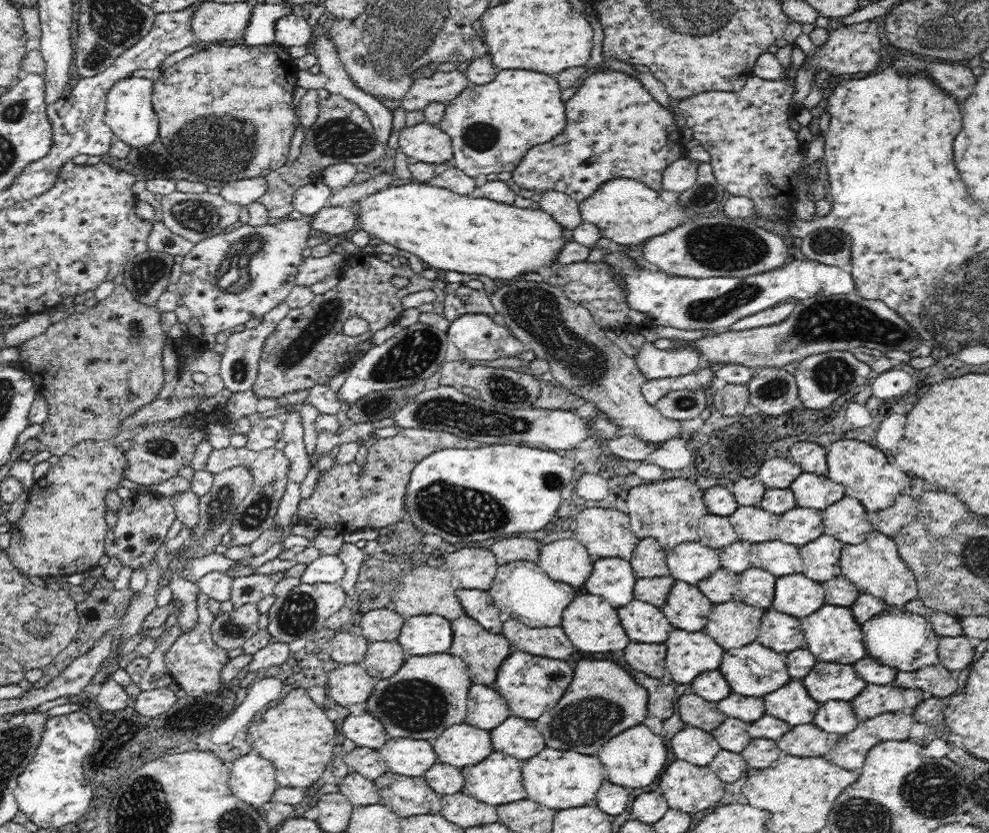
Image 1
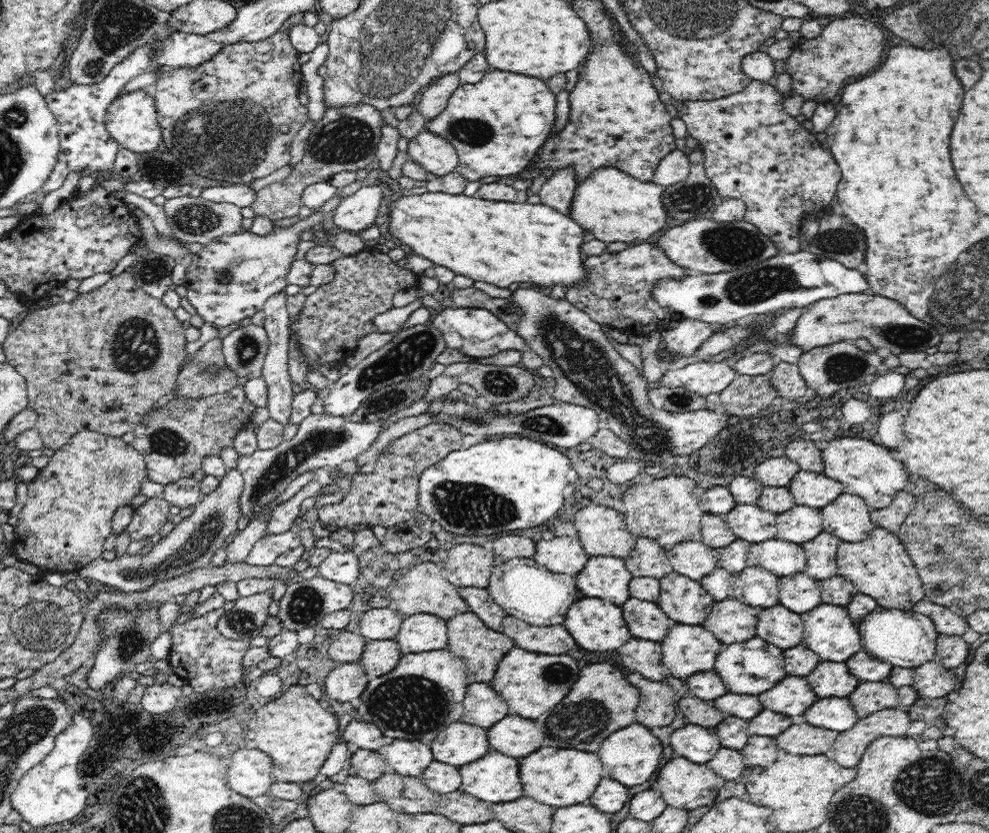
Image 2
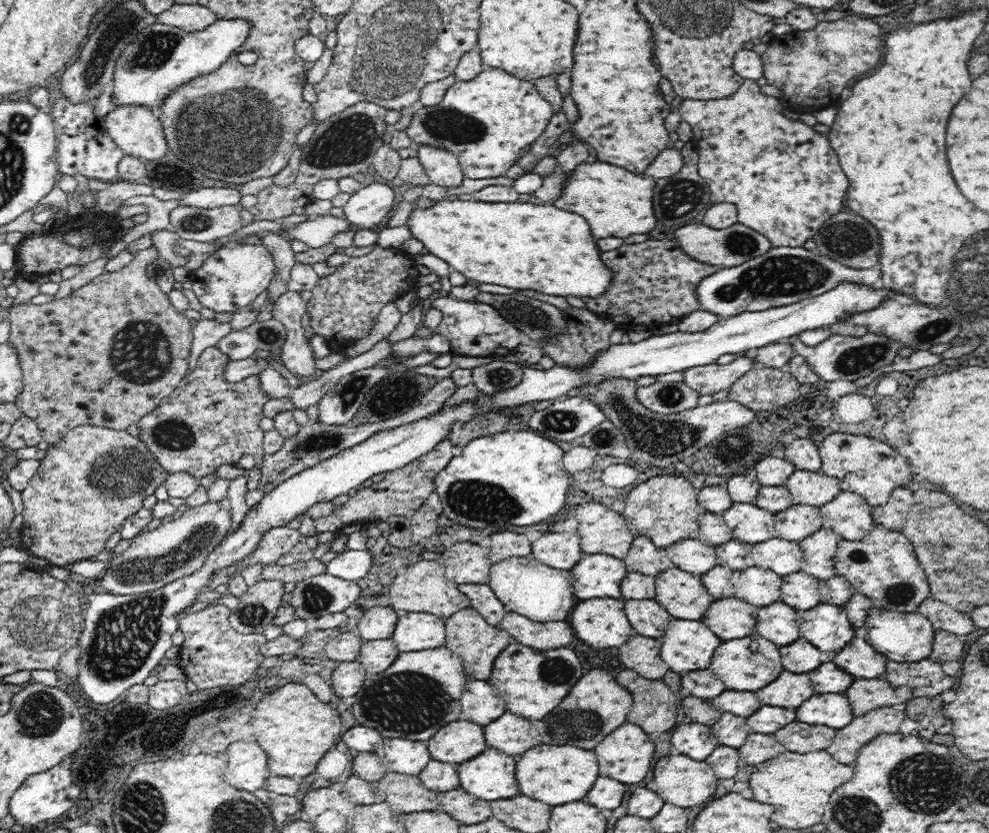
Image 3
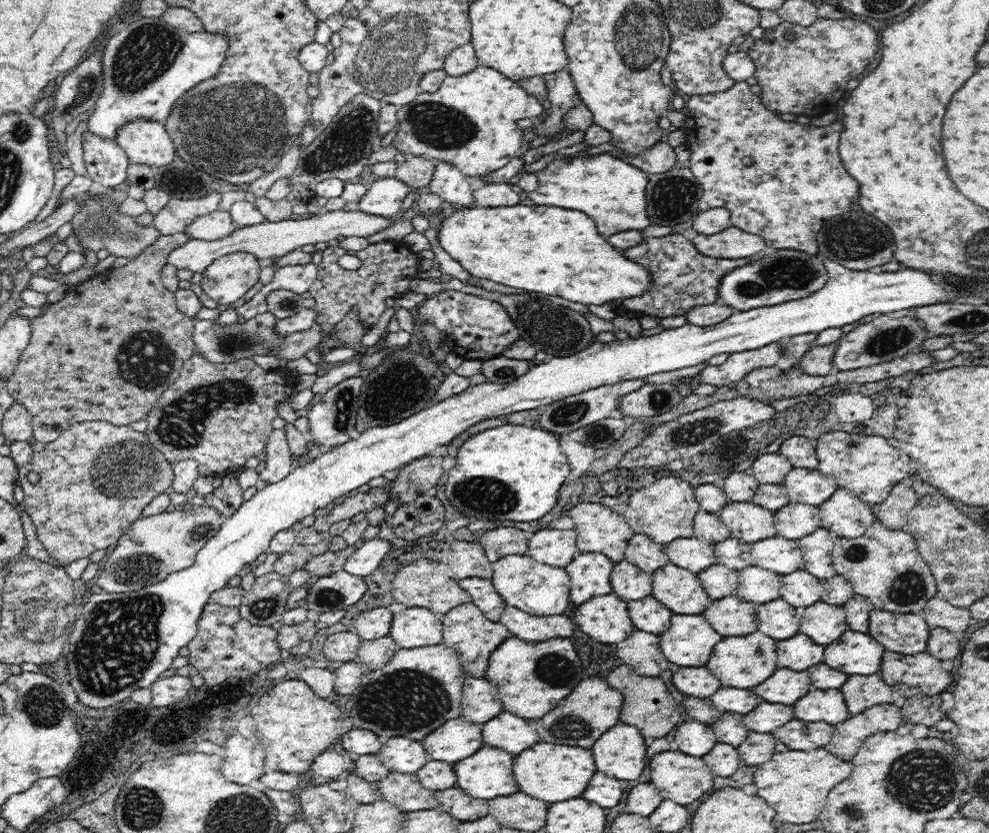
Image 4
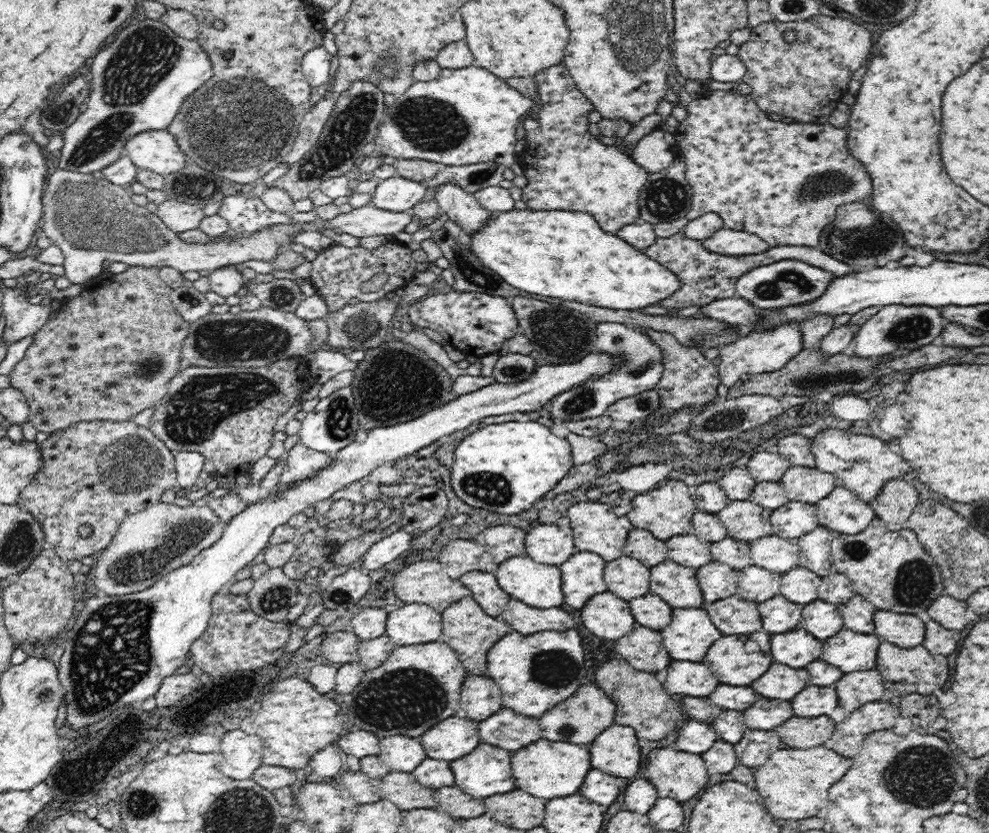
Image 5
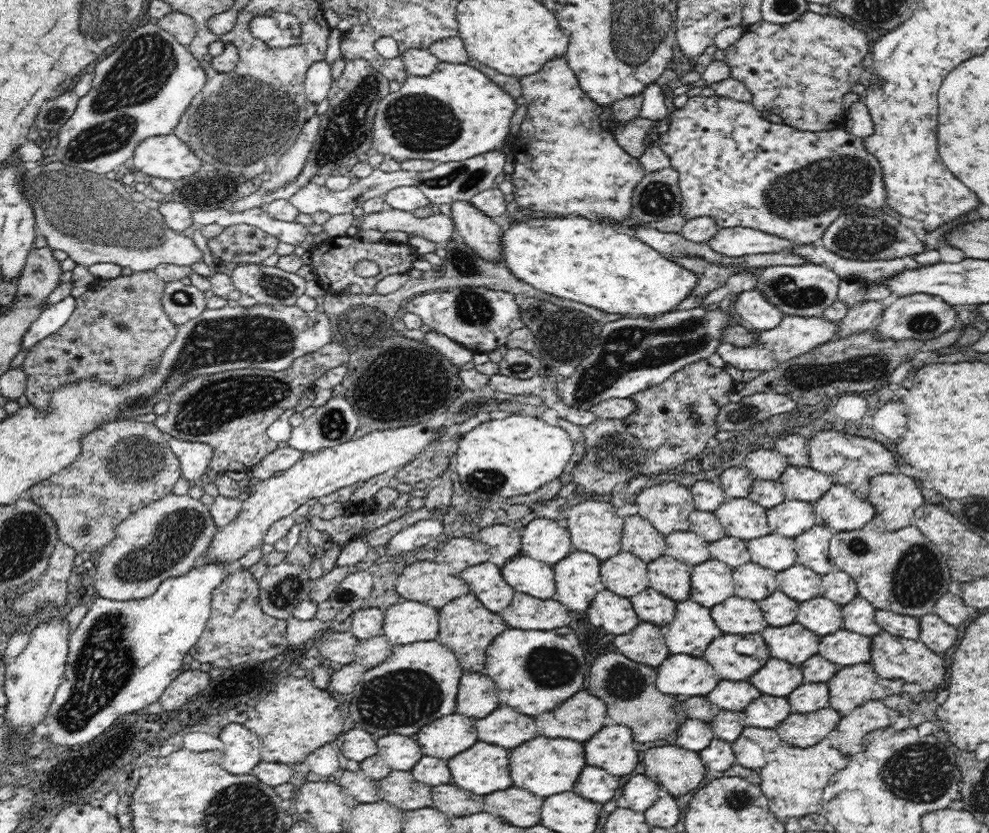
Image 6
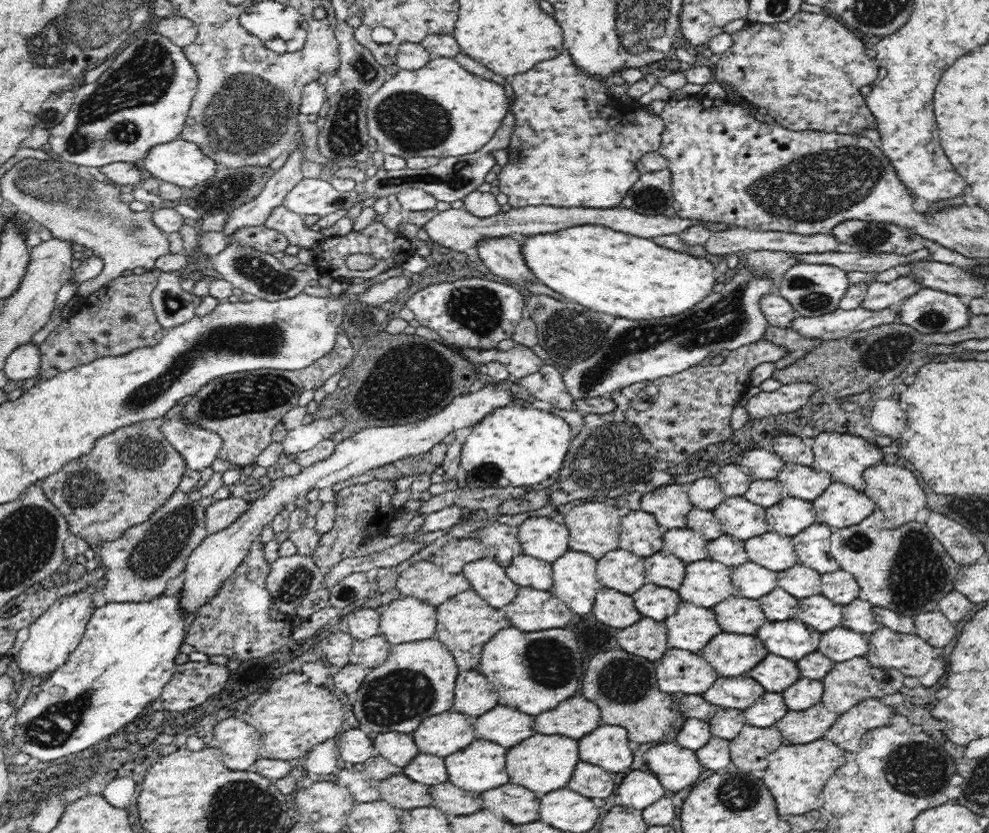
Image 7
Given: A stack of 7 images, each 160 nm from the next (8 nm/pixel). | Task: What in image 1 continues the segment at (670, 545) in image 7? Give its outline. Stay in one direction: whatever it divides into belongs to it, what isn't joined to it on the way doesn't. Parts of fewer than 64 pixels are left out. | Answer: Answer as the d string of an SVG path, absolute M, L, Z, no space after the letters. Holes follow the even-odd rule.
M699 540L683 542L666 554L671 577L691 585L708 578L721 567L717 550L703 546Z

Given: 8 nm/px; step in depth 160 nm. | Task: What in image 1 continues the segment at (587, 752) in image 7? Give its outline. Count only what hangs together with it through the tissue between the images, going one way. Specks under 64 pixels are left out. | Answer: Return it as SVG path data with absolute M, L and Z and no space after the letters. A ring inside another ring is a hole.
M638 725L624 730L622 734L606 742L606 746L598 750L598 758L604 764L606 780L610 780L612 784L620 784L620 786L631 789L644 788L662 774L664 765L666 765L666 746L662 737L654 734L648 726Z

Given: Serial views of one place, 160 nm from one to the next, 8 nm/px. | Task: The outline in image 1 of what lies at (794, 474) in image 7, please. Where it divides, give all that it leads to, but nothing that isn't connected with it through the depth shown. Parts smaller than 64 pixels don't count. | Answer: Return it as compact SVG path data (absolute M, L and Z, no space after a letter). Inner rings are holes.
M803 472L797 477L791 486L791 490L794 493L798 507L824 510L845 497L845 487L829 480L826 475Z

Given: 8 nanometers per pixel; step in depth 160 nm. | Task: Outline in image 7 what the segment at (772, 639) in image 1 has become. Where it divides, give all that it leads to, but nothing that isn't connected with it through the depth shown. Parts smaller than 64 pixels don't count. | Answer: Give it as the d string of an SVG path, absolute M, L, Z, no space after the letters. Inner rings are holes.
M778 586L770 594L757 598L757 601L770 622L794 619L798 612L799 599Z

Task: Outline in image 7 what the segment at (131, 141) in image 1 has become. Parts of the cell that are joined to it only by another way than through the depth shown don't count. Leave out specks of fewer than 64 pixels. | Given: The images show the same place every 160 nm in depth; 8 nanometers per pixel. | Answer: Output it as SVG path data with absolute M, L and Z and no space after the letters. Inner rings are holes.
M176 138L152 146L139 166L145 175L190 188L212 177L218 164L206 156L196 143Z

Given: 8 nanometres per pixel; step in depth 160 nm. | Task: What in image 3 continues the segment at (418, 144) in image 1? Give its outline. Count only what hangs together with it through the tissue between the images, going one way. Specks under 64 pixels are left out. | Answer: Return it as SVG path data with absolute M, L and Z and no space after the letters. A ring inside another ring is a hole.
M431 144L416 145L417 157L432 183L446 188L462 184L462 169L458 157L449 150Z

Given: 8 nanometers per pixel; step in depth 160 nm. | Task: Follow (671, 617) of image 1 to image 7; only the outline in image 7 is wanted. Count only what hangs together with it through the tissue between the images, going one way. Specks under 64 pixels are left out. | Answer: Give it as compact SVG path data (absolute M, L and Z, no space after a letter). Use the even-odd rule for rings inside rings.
M661 551L643 560L648 583L677 591L683 585L687 564L676 556L667 551Z

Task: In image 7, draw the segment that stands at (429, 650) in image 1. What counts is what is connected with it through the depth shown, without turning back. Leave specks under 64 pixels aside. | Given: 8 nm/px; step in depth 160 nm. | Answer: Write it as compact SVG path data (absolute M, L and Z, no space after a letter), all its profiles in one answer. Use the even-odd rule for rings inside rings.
M402 596L379 615L380 634L392 646L432 639L436 629L437 607L419 598Z

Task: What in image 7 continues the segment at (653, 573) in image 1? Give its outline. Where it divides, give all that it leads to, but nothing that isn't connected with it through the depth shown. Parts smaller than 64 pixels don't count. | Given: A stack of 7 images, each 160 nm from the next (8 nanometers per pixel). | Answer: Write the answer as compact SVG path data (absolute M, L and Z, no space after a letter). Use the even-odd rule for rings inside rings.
M641 508L630 511L621 518L619 530L619 548L646 558L664 551L663 536L666 528L662 528L654 515Z

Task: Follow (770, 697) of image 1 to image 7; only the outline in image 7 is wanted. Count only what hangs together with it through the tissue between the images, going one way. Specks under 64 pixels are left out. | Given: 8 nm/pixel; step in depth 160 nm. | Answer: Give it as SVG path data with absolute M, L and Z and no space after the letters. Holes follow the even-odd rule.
M768 653L748 676L758 681L766 692L781 693L801 677L801 672L797 662Z

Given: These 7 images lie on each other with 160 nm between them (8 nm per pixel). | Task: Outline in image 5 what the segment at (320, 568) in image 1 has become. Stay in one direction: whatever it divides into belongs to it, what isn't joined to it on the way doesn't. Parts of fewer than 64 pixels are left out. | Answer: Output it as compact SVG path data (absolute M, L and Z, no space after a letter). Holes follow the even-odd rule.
M399 529L390 536L384 536L378 542L374 542L364 557L358 560L361 562L360 570L367 572L392 563L402 552L408 550L412 535L413 533Z

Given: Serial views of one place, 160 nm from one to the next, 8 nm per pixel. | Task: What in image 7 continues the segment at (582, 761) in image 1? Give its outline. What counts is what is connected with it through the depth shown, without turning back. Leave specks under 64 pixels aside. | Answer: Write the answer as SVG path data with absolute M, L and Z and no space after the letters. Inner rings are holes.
M534 734L534 738L528 738L526 742L520 742L518 746L512 746L506 754L506 770L510 774L512 784L520 784L532 792L548 794L553 790L566 788L578 758L578 742L564 736L546 736L546 734Z

